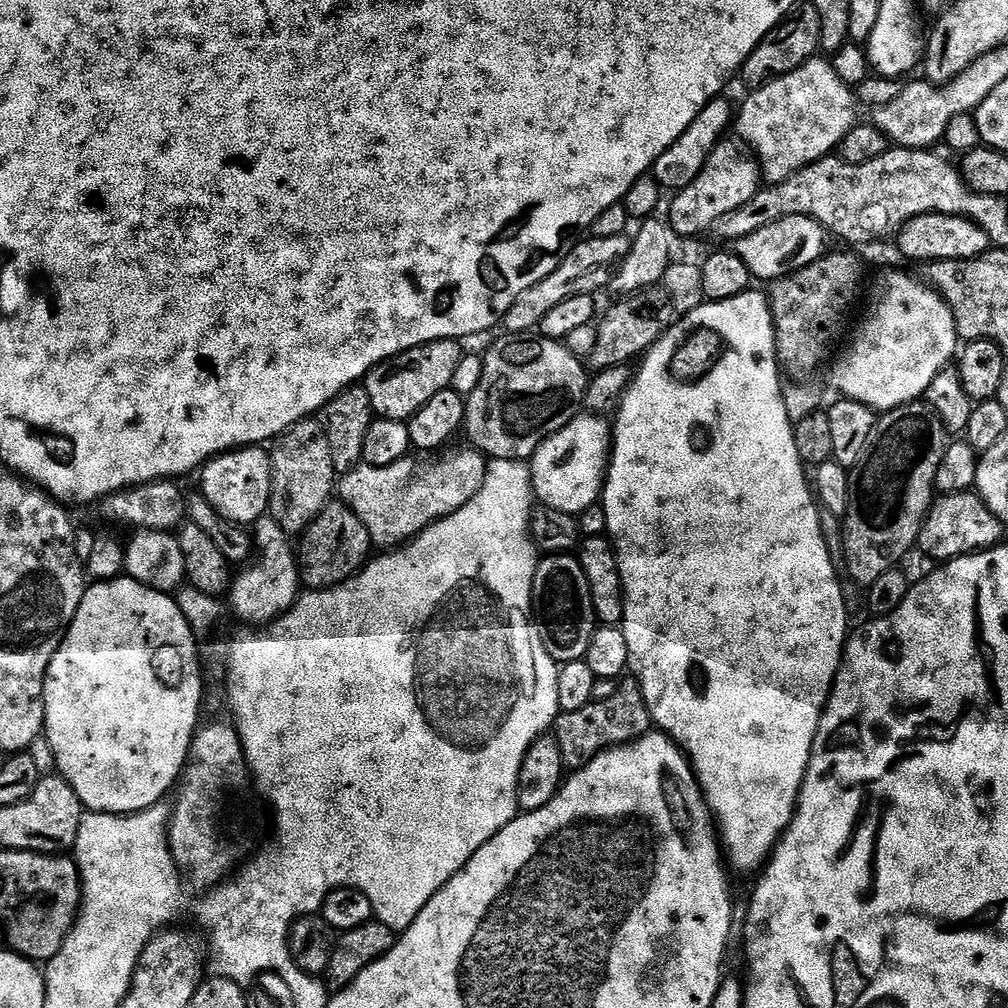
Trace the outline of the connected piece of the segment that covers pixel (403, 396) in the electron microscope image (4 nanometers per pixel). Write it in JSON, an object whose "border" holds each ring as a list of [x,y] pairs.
{"border":[[[435,340],[429,344],[423,344],[420,348],[411,348],[395,360],[390,360],[373,368],[366,377],[366,387],[370,394],[373,413],[377,417],[386,420],[412,419],[434,394],[445,392],[453,387],[452,379],[460,368],[460,359],[464,352],[461,345],[454,340]]]}

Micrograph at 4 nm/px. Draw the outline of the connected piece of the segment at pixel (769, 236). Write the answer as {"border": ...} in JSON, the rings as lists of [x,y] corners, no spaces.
{"border":[[[791,216],[778,222],[770,222],[770,226],[762,226],[762,230],[754,230],[754,234],[746,234],[735,241],[734,251],[742,262],[746,262],[746,270],[757,281],[775,282],[791,272],[802,270],[814,262],[818,262],[829,251],[830,233],[816,220],[809,216]]]}

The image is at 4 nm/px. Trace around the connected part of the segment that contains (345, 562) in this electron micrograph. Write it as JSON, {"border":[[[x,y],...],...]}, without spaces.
{"border":[[[333,500],[303,533],[298,548],[301,583],[311,591],[336,587],[358,573],[371,557],[373,538],[345,502]]]}

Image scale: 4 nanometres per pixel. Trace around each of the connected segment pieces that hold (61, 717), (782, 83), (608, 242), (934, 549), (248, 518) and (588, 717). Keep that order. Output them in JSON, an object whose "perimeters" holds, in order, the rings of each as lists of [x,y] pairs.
{"perimeters":[[[[117,578],[96,582],[85,591],[84,597],[82,598],[82,606],[78,610],[74,622],[68,627],[68,634],[64,637],[64,641],[60,643],[60,648],[54,654],[54,658],[48,667],[48,678],[44,686],[44,730],[46,741],[48,740],[53,754],[56,755],[56,764],[60,767],[57,768],[59,775],[64,777],[65,782],[74,790],[74,794],[78,794],[80,803],[84,805],[88,812],[109,812],[112,816],[130,816],[134,812],[144,812],[148,808],[153,808],[154,805],[161,803],[165,799],[163,796],[171,788],[173,791],[177,787],[178,781],[188,763],[188,753],[192,750],[192,740],[195,738],[198,725],[201,723],[200,707],[204,704],[204,676],[200,673],[200,652],[196,649],[196,640],[198,640],[197,633],[193,632],[192,627],[189,626],[188,620],[182,614],[179,603],[167,592],[150,589],[131,578]]],[[[820,59],[807,60],[802,66],[798,66],[798,70],[785,76],[779,76],[778,79],[770,81],[759,90],[749,91],[744,105],[738,108],[741,136],[739,139],[749,149],[752,147],[757,152],[755,155],[758,157],[763,179],[769,185],[789,180],[795,172],[802,170],[808,164],[813,164],[816,160],[823,160],[825,156],[835,153],[847,138],[848,132],[857,127],[858,101],[853,89],[844,84],[842,78],[838,78],[838,74],[832,69],[832,65],[827,59]]],[[[627,235],[611,236],[610,238],[602,238],[601,236],[592,236],[587,238],[581,244],[573,243],[571,245],[568,257],[562,262],[562,266],[558,266],[558,270],[554,270],[554,274],[550,274],[546,278],[542,278],[542,282],[532,285],[530,290],[519,293],[512,303],[509,303],[507,312],[504,313],[502,328],[508,332],[524,332],[520,334],[528,334],[531,330],[539,329],[542,318],[546,318],[546,314],[550,314],[550,310],[554,310],[556,306],[566,302],[568,298],[575,296],[590,296],[599,293],[599,288],[609,287],[610,281],[613,279],[614,273],[619,264],[627,258],[630,251],[630,240]]],[[[975,491],[955,492],[933,499],[932,508],[920,531],[919,551],[924,551],[932,562],[947,562],[972,552],[985,552],[1005,539],[1005,525],[984,504],[983,498]]],[[[249,446],[223,452],[212,457],[199,476],[199,491],[203,492],[210,506],[229,522],[252,526],[269,511],[272,502],[272,458],[267,447]]],[[[624,678],[619,681],[620,689],[613,696],[608,696],[605,700],[601,698],[593,699],[591,704],[587,704],[582,710],[573,712],[561,712],[556,718],[554,725],[554,737],[558,746],[561,748],[561,754],[565,761],[580,760],[576,762],[587,762],[605,748],[611,748],[618,744],[630,744],[633,740],[639,740],[640,737],[649,735],[653,727],[652,716],[648,708],[644,705],[644,695],[638,687],[637,681],[632,678]]]]}

